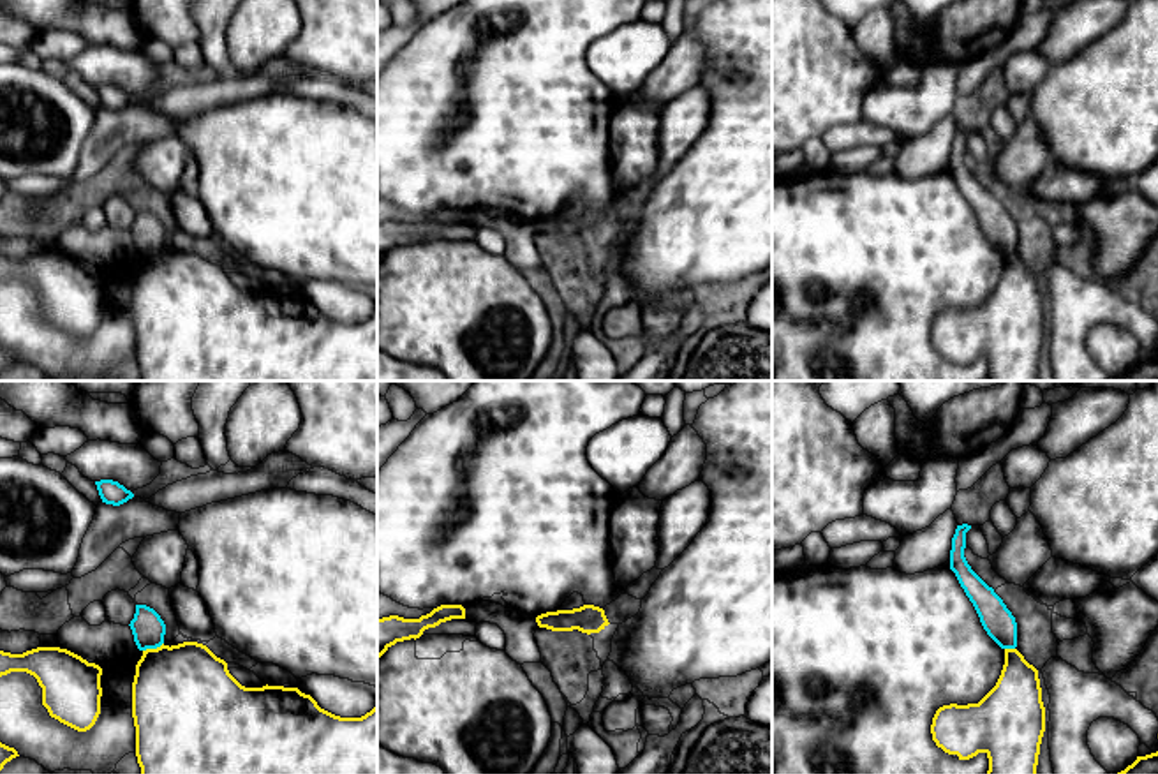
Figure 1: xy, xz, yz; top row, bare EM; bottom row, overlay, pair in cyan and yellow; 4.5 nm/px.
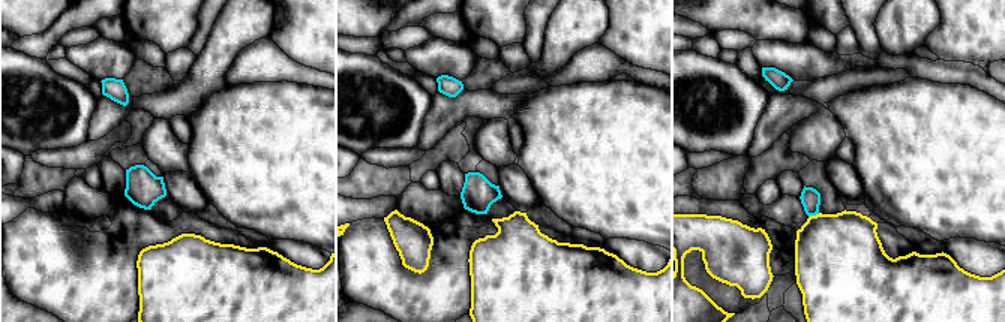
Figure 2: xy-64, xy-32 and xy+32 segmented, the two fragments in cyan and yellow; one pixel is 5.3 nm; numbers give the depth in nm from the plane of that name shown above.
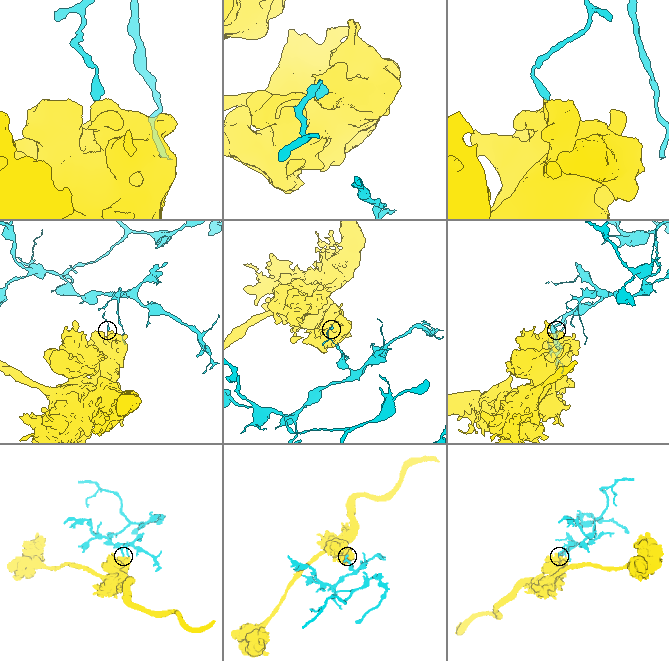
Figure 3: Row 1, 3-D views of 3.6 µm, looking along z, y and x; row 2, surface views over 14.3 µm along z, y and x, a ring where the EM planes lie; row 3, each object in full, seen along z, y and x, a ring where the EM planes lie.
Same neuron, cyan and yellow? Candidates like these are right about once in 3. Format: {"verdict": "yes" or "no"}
{"verdict": "no"}

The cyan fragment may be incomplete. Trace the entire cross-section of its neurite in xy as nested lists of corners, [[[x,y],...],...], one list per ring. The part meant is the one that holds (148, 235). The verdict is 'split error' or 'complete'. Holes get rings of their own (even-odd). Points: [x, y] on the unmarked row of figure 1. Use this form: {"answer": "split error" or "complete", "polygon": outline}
{"answer": "complete", "polygon": [[[136,210],[136,219],[129,231],[139,256],[157,254],[164,249],[166,229],[153,213]]]}

